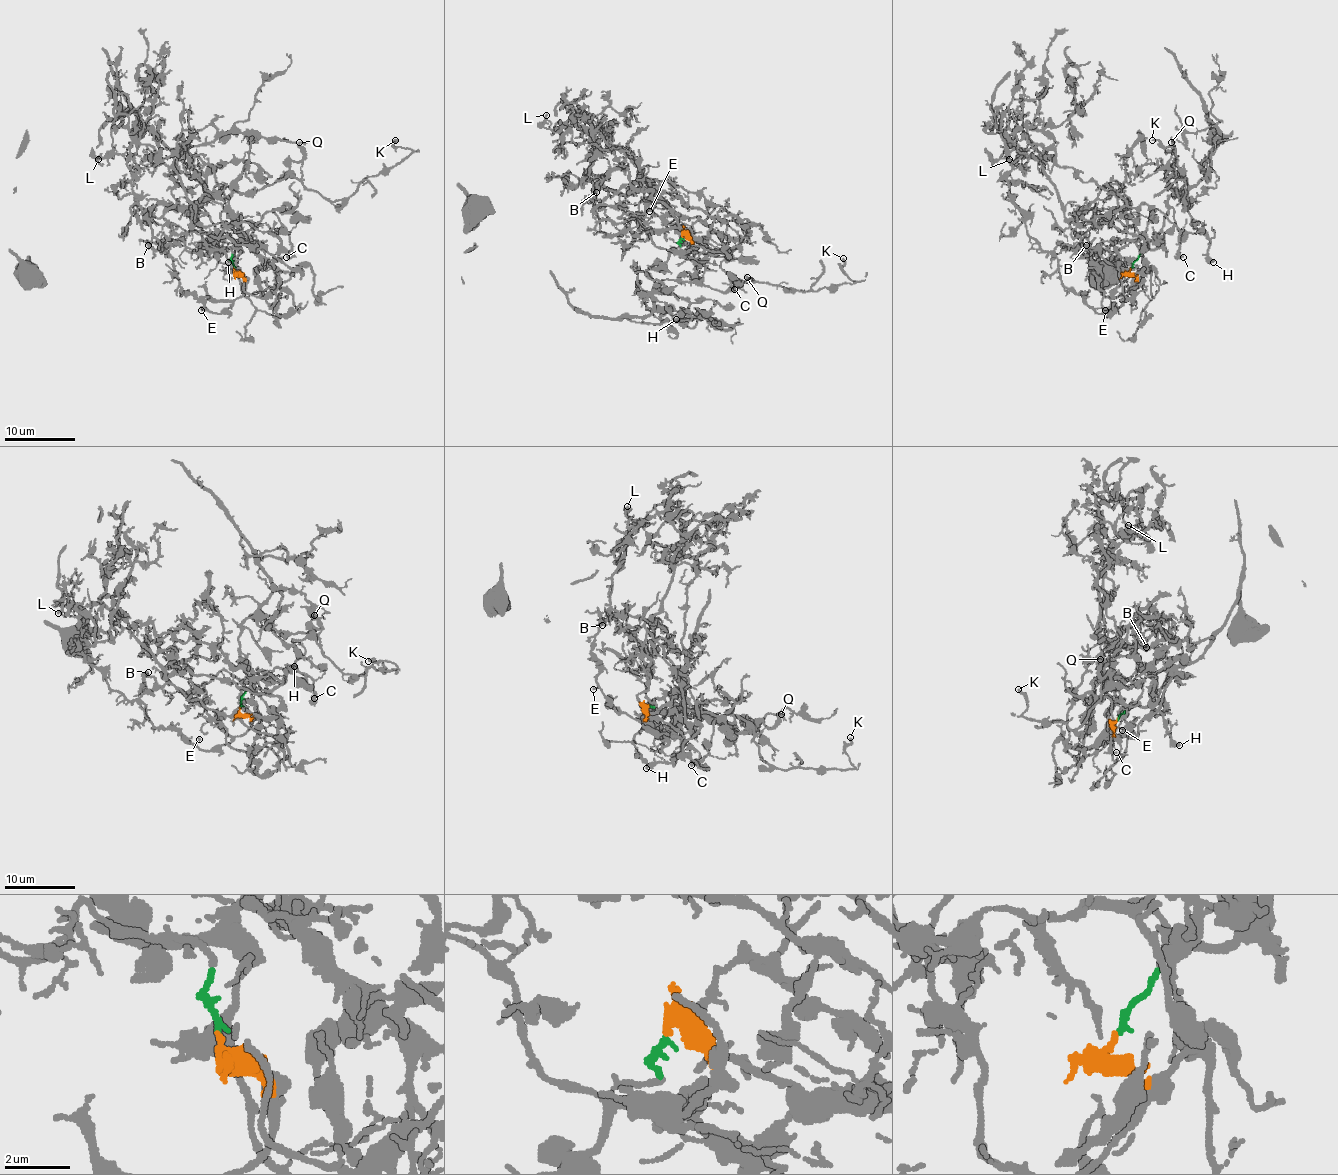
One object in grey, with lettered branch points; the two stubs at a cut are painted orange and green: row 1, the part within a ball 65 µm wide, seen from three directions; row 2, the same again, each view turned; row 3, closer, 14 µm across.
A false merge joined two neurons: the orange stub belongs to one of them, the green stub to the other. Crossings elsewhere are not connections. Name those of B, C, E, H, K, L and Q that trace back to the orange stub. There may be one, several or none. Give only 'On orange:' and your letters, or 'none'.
On orange: B, E, L

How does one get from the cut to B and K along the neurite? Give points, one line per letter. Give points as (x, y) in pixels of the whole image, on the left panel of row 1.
B: (234, 269), (245, 290), (229, 307), (213, 313), (181, 291), (171, 246), (153, 249), (148, 246)
K: (233, 269), (199, 223), (204, 194), (295, 177), (346, 200), (411, 152), (395, 140)

